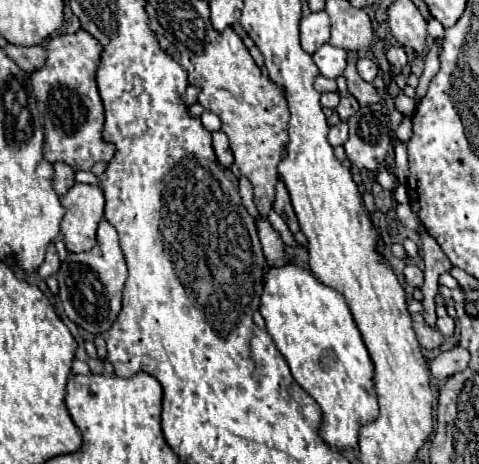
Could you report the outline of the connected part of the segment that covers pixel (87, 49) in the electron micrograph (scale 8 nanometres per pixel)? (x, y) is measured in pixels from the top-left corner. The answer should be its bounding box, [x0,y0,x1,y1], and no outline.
[31,29,115,171]

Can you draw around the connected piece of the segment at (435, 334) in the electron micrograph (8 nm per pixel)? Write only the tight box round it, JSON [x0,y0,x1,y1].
[413,313,443,349]

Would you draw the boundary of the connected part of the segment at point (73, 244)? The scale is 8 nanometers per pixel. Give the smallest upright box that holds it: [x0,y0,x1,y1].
[61,183,105,253]

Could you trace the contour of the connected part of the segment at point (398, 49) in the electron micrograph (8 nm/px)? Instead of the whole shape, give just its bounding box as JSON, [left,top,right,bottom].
[387,45,409,67]

